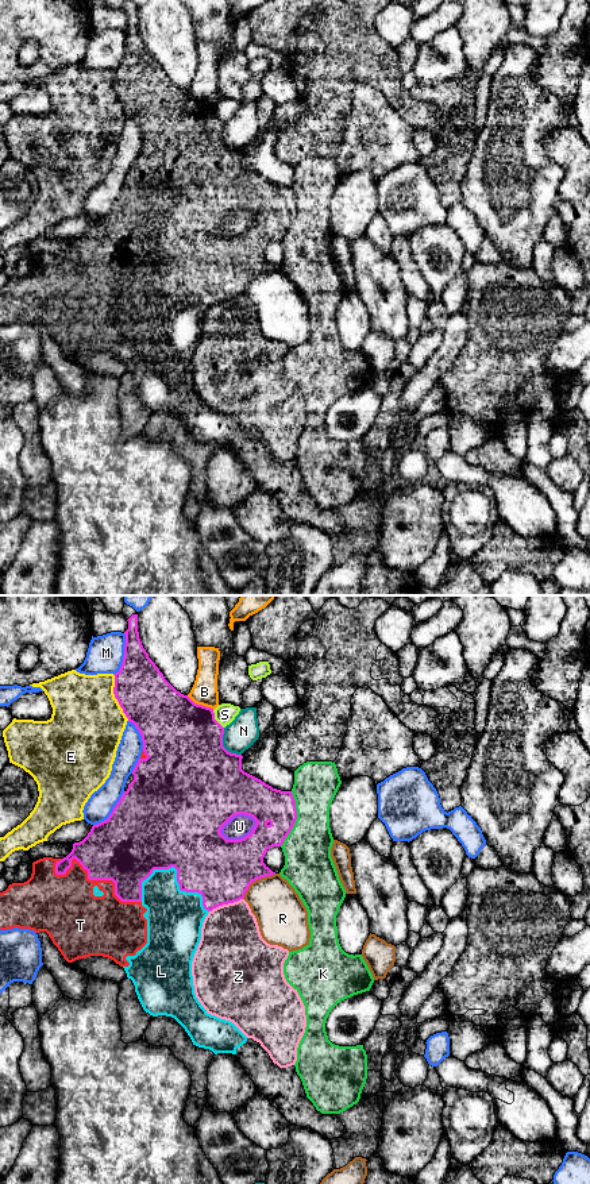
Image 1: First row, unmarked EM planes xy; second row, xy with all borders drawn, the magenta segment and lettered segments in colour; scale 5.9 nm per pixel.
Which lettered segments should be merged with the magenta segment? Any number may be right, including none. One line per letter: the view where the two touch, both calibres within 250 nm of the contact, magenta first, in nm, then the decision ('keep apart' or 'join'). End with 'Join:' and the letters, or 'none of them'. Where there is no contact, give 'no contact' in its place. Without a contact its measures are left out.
B: contact in xy; calibres 460 and 160 nm; keep apart
E: contact in xy; calibres 320 and 440 nm; keep apart
K: contact in xy; calibres 220 and 280 nm; keep apart
L: contact in xy; calibres 360 and 340 nm; join
M: contact in xy; calibres 320 and 220 nm; keep apart
N: contact in xy; calibres 500 and 180 nm; keep apart
R: contact in xy; calibres 380 and 300 nm; keep apart
S: contact in xy; calibres 460 and 120 nm; keep apart
T: contact in xy; calibres 400 and 380 nm; join
U: contact in xy; calibres 480 and 140 nm; keep apart
Z: contact in xy; calibres 380 and 360 nm; keep apart
Join: L, T

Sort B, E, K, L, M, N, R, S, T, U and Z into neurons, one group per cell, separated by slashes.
B / E / K U / L T / M / N / R / S / Z

